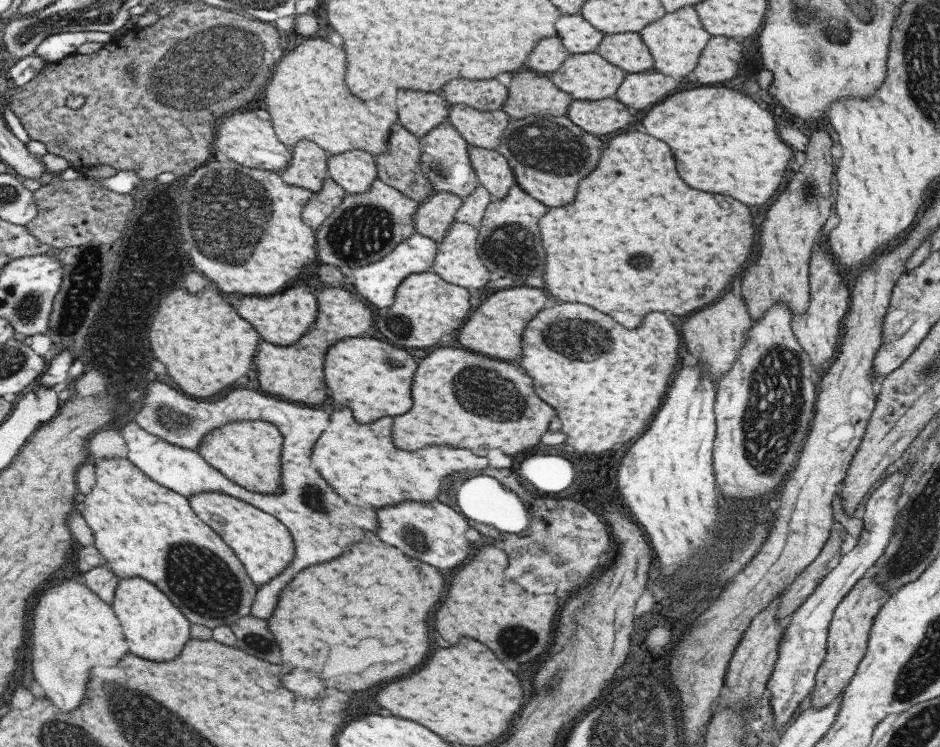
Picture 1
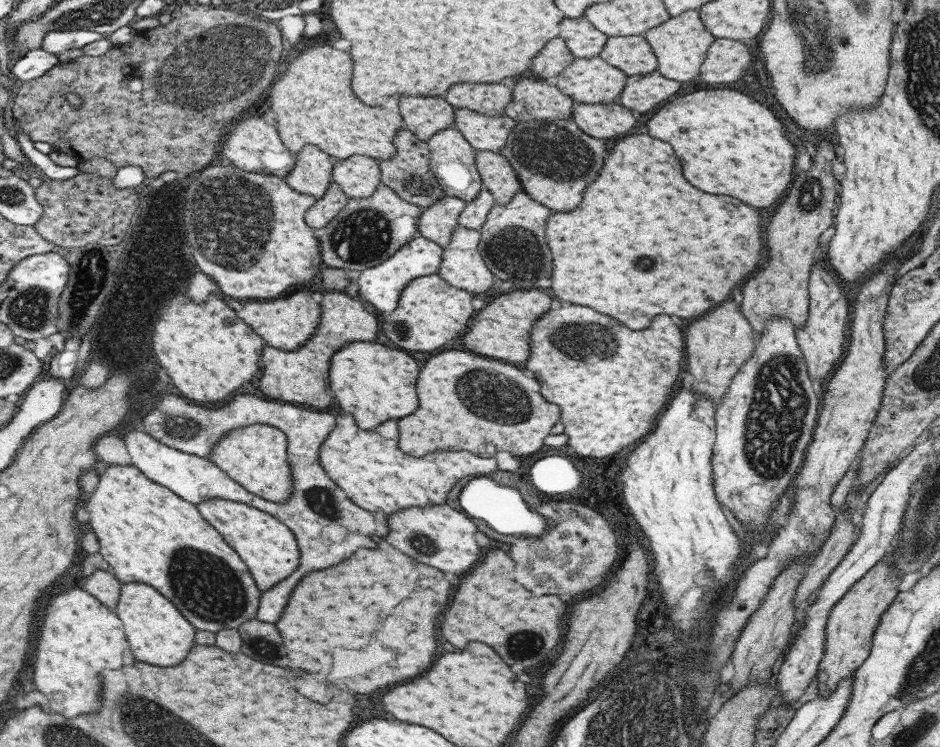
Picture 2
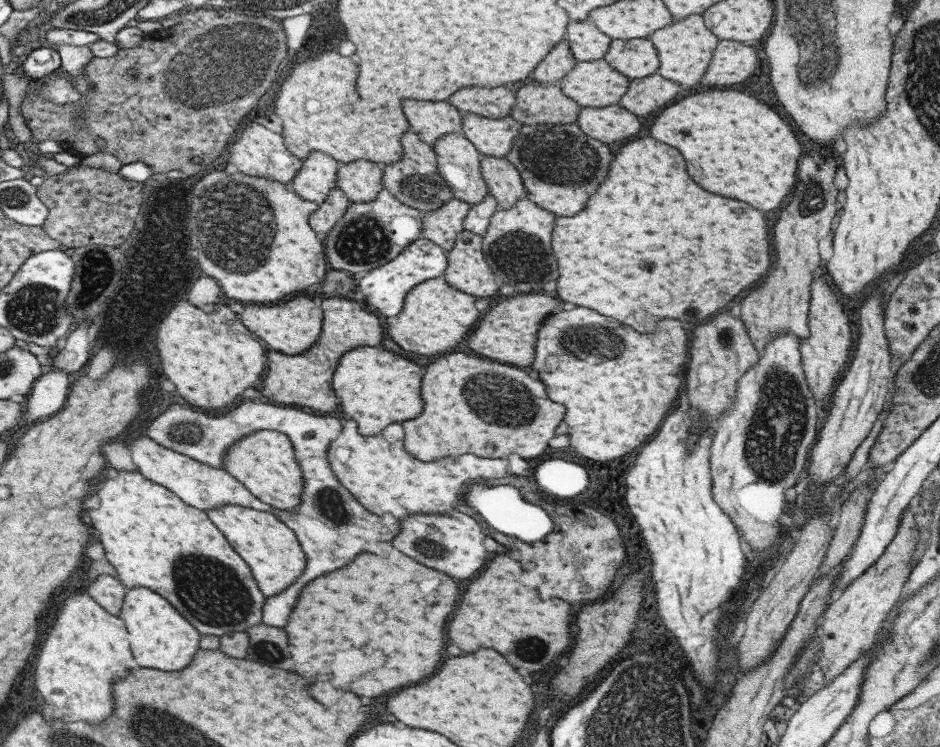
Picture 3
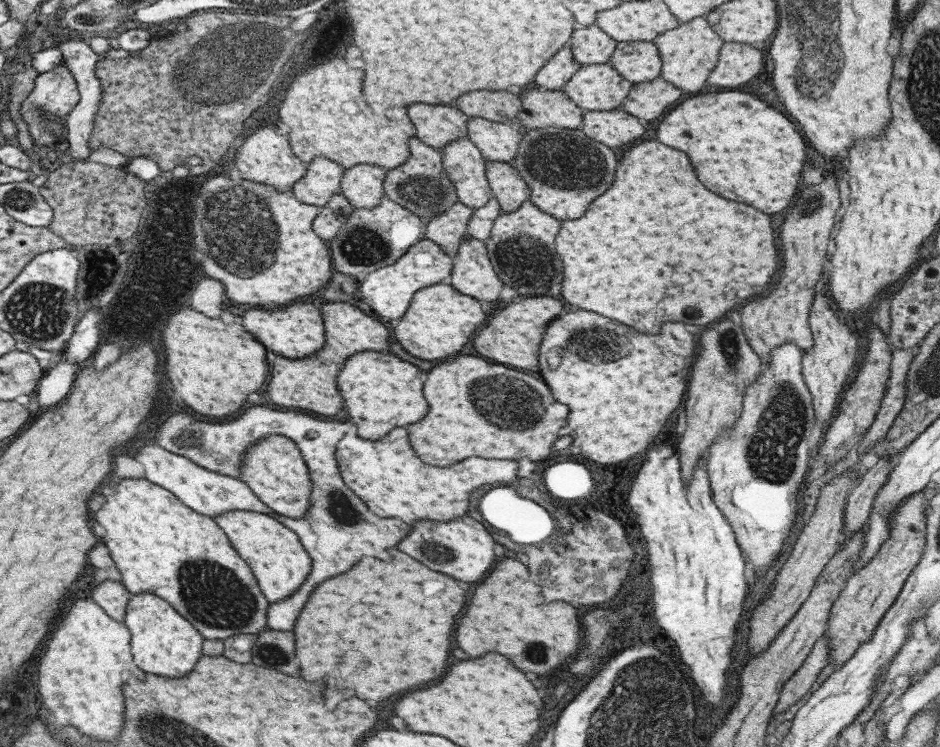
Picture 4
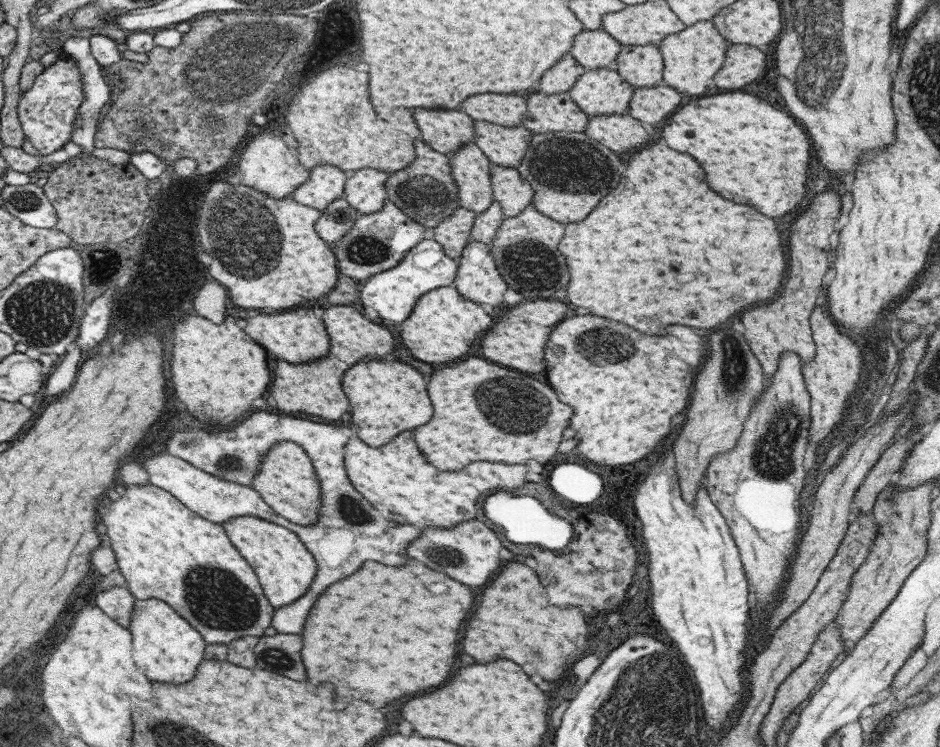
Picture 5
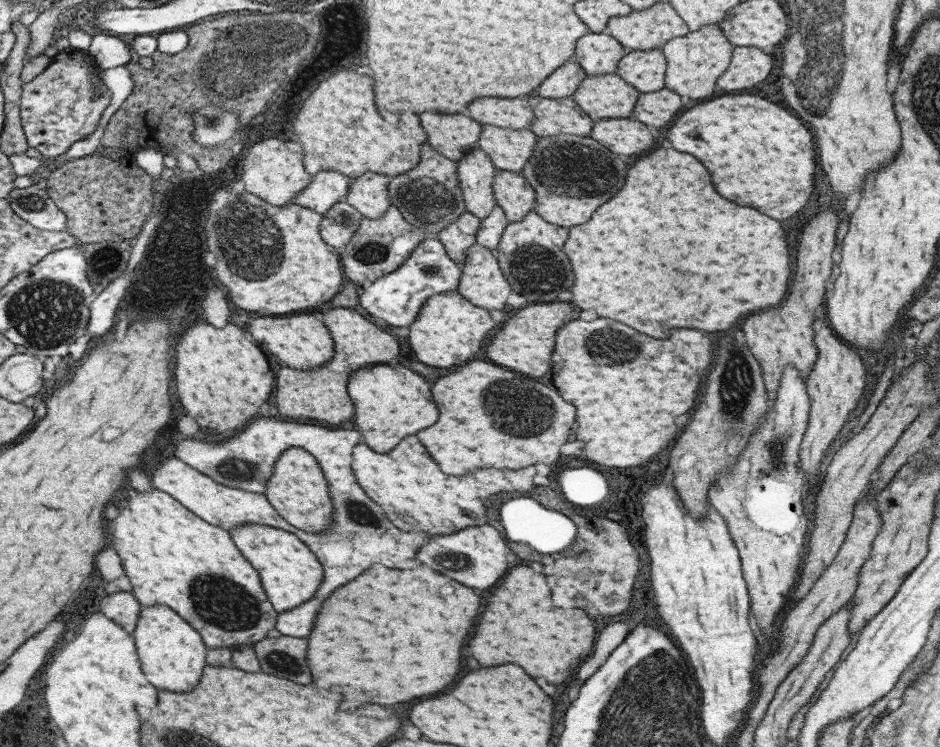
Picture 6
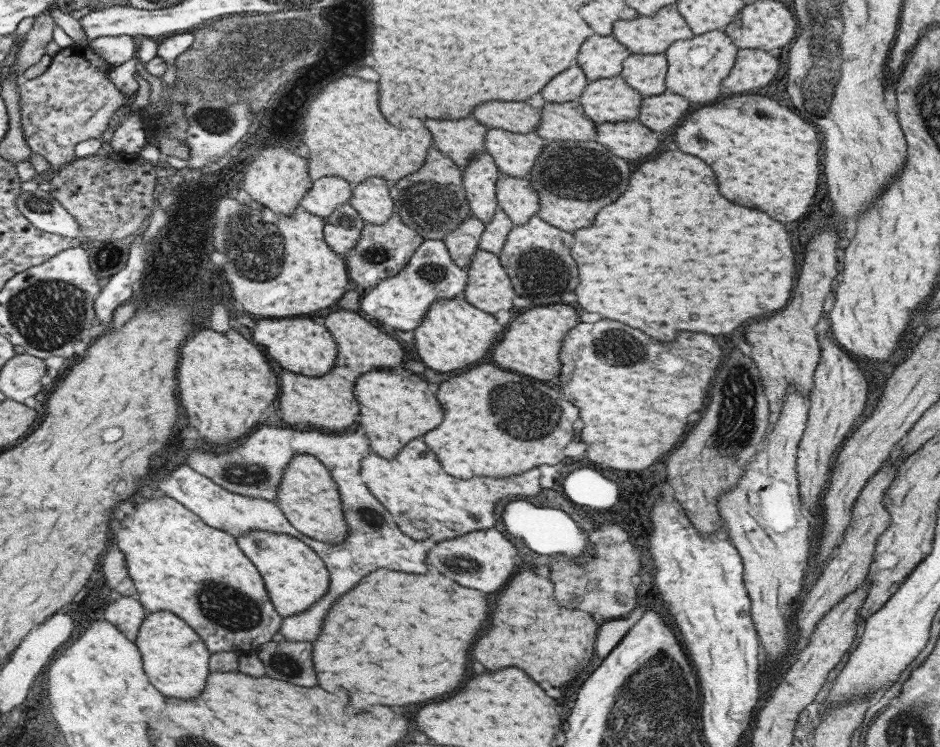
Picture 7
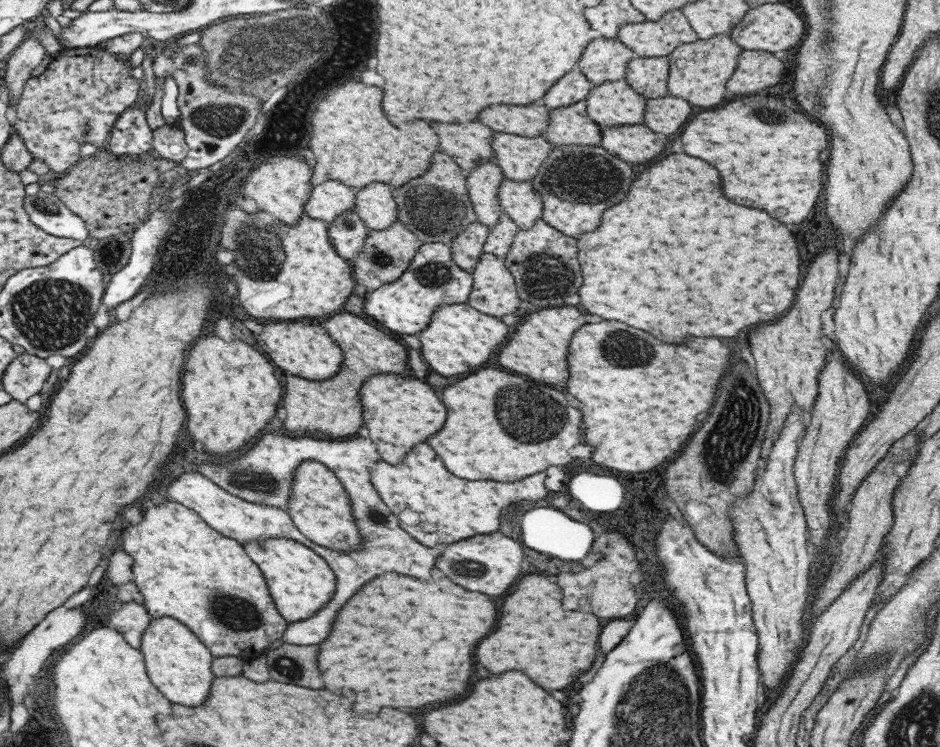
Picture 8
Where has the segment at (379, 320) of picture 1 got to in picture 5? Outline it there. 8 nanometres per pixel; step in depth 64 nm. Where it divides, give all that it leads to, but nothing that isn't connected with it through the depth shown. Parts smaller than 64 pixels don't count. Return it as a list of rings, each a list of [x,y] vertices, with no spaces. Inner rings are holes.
[[[452,284],[431,290],[419,298],[404,321],[400,324],[401,331],[398,332],[399,342],[402,342],[417,360],[435,366],[467,358],[469,348],[477,344],[475,340],[479,338],[479,334],[484,334],[493,324],[491,317],[479,304],[460,296]]]

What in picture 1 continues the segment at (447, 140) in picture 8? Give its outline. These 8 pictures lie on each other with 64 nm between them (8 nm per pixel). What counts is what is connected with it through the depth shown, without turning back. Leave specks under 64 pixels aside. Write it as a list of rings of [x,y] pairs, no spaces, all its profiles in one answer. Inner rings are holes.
[[[399,90],[395,100],[397,121],[416,137],[428,133],[435,125],[447,120],[450,104],[437,92],[425,94],[415,90]]]

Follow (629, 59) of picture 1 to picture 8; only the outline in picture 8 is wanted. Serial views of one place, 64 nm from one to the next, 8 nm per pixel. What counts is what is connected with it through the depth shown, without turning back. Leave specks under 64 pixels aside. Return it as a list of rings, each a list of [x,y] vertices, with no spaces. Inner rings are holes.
[[[637,57],[627,62],[624,81],[645,99],[661,98],[668,94],[666,80],[668,75],[668,58]]]

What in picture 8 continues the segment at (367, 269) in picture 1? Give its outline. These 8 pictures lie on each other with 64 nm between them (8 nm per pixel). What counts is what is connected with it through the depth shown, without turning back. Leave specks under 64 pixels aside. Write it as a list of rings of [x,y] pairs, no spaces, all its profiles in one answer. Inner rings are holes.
[[[426,242],[416,250],[404,274],[393,282],[385,283],[373,292],[365,292],[362,309],[367,316],[382,324],[389,331],[400,334],[415,334],[429,324],[432,312],[440,306],[465,303],[471,292],[470,274],[453,263],[449,245],[442,242]]]

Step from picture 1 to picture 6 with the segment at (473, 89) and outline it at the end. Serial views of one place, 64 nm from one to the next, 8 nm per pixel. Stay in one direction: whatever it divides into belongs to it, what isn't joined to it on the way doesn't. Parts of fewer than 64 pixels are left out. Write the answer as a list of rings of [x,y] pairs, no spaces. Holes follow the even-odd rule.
[[[527,97],[479,98],[467,104],[469,116],[479,124],[508,129],[525,129],[532,119],[532,106]]]

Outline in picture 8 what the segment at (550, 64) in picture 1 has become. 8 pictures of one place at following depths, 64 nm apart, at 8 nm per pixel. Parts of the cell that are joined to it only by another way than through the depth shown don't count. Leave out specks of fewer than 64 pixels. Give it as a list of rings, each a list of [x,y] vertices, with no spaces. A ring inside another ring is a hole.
[[[577,68],[563,74],[552,84],[543,96],[547,109],[561,108],[584,100],[592,84]]]

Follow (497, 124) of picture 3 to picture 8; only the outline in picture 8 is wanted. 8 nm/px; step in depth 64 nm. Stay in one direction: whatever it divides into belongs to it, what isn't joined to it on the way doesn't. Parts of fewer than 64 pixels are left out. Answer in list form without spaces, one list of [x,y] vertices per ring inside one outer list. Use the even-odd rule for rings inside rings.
[[[494,131],[490,142],[494,162],[505,179],[525,182],[531,180],[553,145],[543,137],[524,137]]]

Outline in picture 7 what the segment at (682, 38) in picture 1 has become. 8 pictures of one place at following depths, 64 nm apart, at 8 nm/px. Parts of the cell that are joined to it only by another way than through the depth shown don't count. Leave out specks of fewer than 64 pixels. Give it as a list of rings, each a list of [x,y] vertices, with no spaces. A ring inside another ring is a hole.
[[[719,29],[672,42],[664,52],[667,62],[664,76],[666,90],[687,99],[692,106],[712,103],[719,98],[719,84],[735,64],[737,49],[724,31]]]

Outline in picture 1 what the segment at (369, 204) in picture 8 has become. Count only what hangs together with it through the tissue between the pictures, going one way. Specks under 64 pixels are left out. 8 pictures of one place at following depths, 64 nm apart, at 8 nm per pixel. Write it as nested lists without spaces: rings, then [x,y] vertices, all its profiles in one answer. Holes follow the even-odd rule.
[[[362,150],[327,154],[327,174],[346,194],[365,192],[376,178],[375,155]]]

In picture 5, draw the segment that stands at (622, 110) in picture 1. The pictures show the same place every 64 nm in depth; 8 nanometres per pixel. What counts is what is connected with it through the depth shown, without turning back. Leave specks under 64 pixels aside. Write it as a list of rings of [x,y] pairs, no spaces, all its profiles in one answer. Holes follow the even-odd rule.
[[[625,114],[588,117],[584,133],[595,142],[615,152],[633,152],[647,142],[649,128],[641,121]]]

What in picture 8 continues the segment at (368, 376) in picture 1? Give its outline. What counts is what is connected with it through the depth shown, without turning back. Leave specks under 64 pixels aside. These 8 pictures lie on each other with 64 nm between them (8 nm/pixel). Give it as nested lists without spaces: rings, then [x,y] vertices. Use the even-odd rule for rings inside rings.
[[[410,373],[401,374],[375,374],[373,378],[367,378],[367,382],[361,384],[360,403],[362,406],[363,434],[375,445],[375,450],[380,458],[387,464],[397,464],[401,458],[411,450],[411,446],[417,442],[425,443],[425,438],[433,432],[437,432],[445,420],[445,406],[435,396],[435,392],[425,384],[422,379],[416,379]]]

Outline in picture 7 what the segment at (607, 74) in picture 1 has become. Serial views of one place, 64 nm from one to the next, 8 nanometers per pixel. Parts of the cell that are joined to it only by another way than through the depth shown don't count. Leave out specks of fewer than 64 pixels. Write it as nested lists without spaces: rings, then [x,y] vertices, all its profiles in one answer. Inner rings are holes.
[[[617,76],[587,80],[577,100],[584,114],[599,124],[635,121],[642,97]]]

